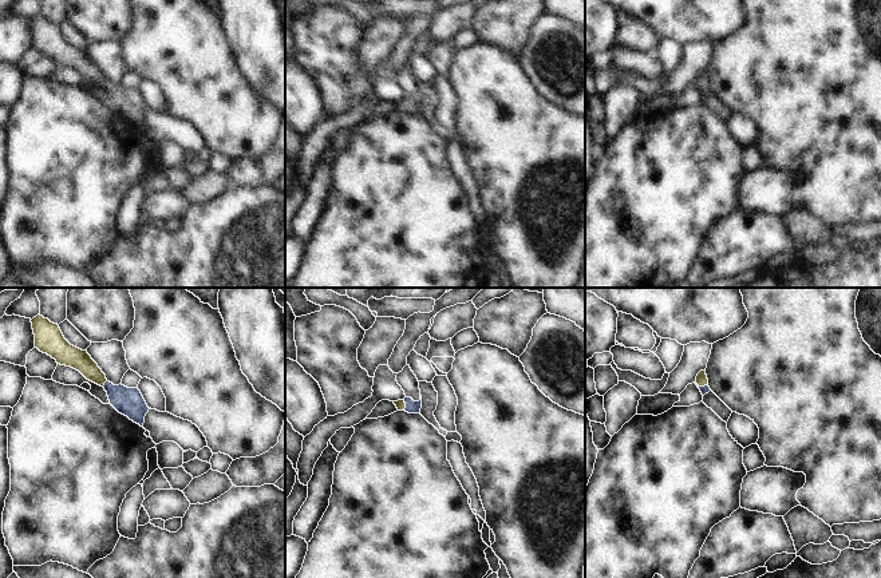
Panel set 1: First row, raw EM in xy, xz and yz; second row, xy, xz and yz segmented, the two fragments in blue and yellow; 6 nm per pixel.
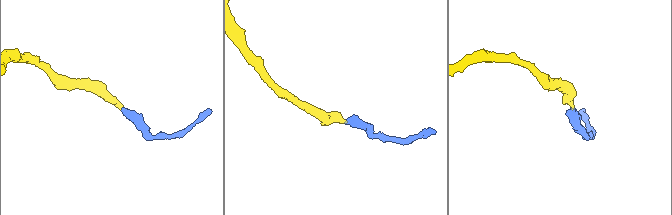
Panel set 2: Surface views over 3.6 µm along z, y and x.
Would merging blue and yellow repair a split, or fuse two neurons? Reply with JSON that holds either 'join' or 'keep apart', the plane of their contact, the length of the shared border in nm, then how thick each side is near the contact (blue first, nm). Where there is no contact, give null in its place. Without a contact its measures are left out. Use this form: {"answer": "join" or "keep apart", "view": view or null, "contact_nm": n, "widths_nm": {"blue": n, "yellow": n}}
{"answer": "join", "view": "xy", "contact_nm": 50, "widths_nm": {"blue": 170, "yellow": 120}}

